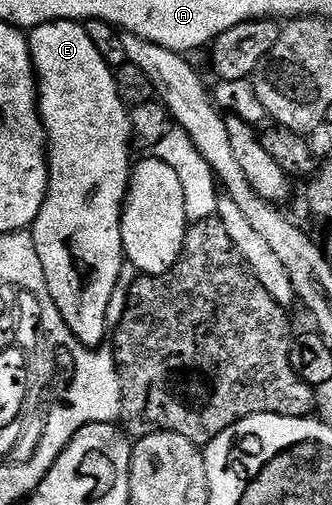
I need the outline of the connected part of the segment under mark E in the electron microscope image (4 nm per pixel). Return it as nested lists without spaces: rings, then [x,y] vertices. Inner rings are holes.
[[[61,19],[45,23],[33,28],[29,32],[28,42],[30,44],[30,60],[34,63],[34,74],[38,85],[38,116],[42,118],[42,125],[46,128],[46,146],[48,148],[48,166],[50,168],[50,187],[46,191],[46,200],[36,217],[32,234],[34,237],[34,252],[40,257],[40,265],[44,265],[44,277],[48,285],[48,291],[56,309],[60,309],[60,317],[72,329],[72,333],[81,341],[85,347],[98,349],[107,342],[108,320],[110,317],[110,302],[112,301],[113,290],[116,289],[117,278],[120,277],[120,269],[124,260],[122,254],[122,204],[126,201],[126,190],[130,187],[130,172],[132,170],[132,130],[131,112],[126,103],[120,97],[116,89],[114,71],[100,57],[96,45],[92,45],[92,37],[88,37],[85,26],[81,22],[72,19]]]

